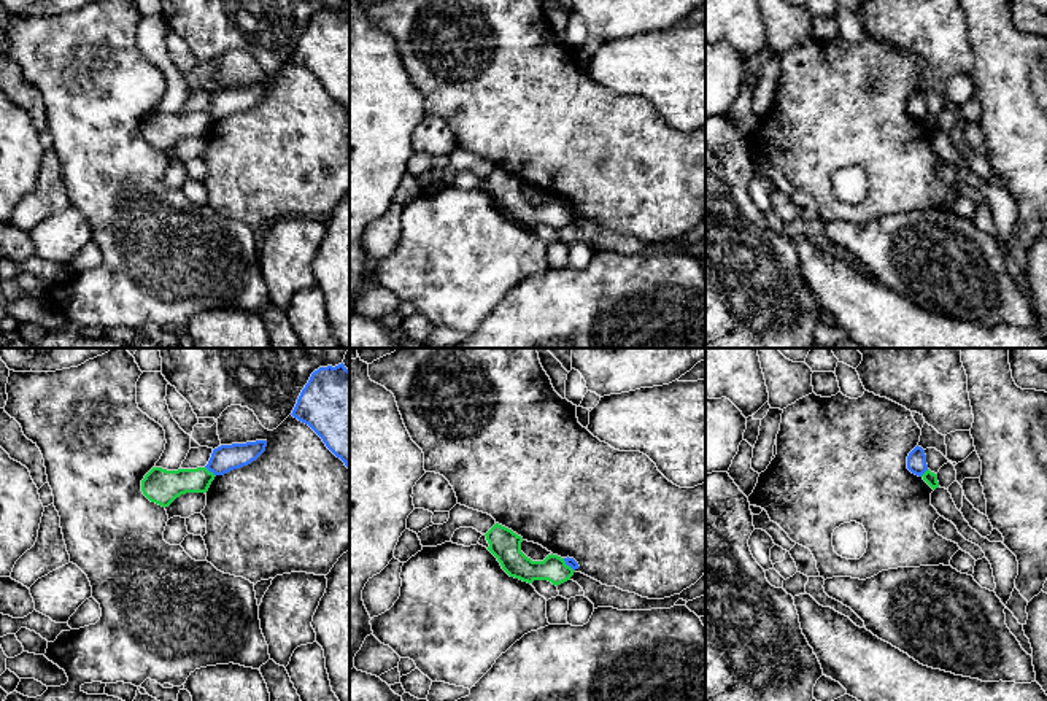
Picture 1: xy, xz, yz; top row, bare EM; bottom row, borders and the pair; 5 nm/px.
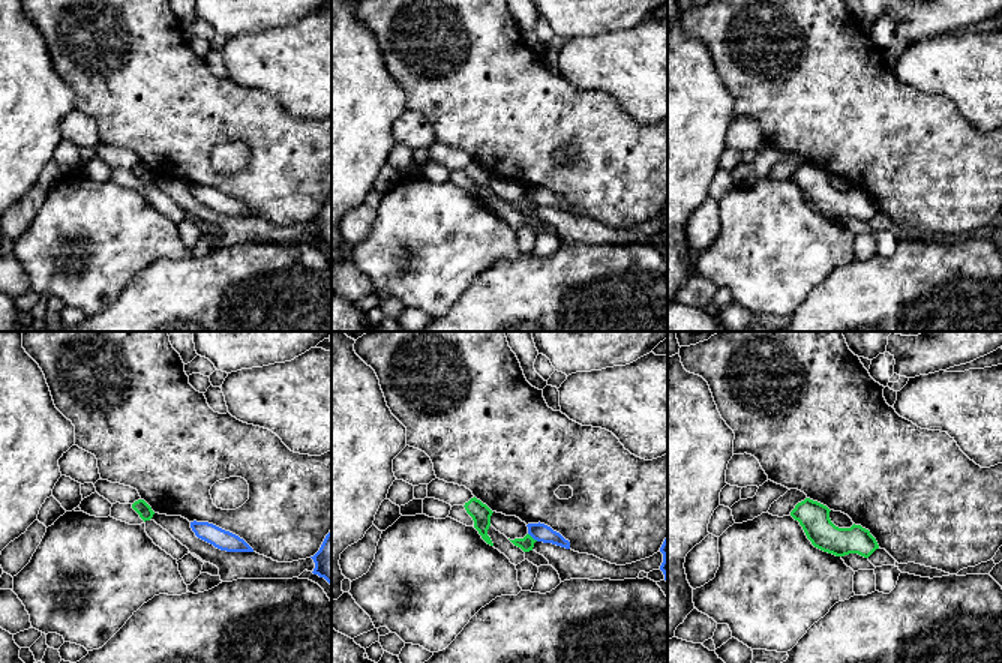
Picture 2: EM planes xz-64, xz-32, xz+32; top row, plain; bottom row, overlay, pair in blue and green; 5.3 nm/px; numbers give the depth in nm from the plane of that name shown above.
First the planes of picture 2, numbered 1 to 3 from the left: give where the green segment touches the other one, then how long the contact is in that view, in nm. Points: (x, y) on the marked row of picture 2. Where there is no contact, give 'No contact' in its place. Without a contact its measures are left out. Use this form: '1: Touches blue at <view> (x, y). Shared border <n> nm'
1: No contact
2: Touches blue at xz-32 (533, 537). Shared border 70 nm
3: No contact

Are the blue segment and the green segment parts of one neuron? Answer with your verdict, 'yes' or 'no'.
no

